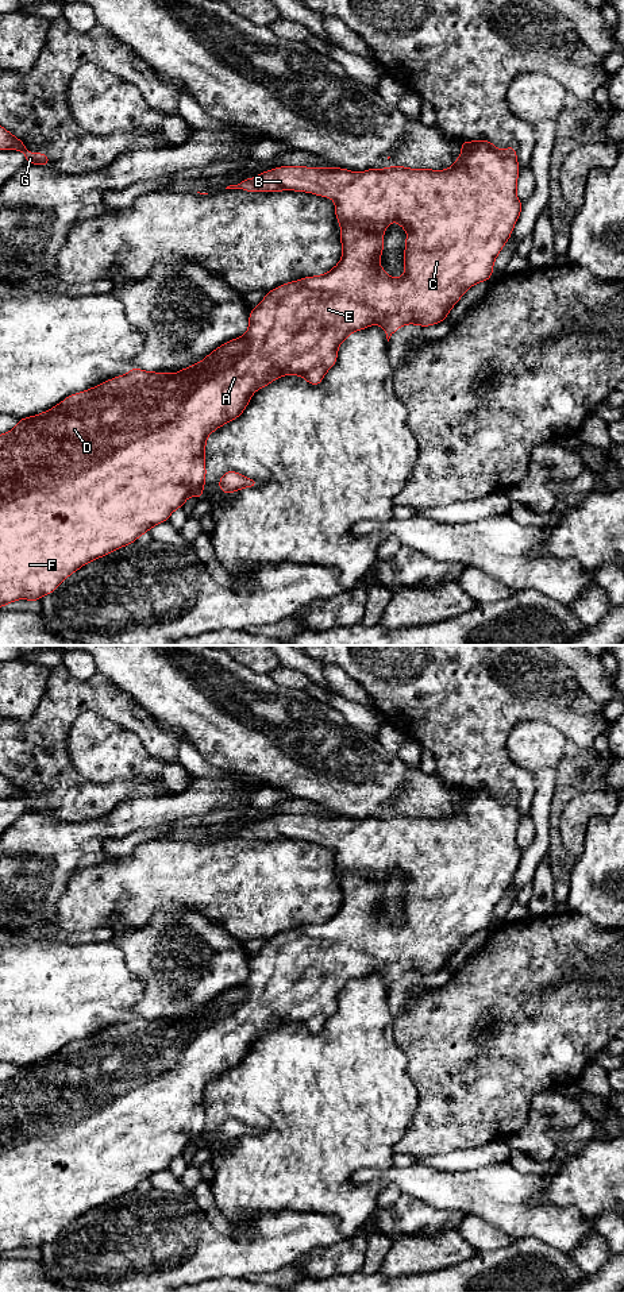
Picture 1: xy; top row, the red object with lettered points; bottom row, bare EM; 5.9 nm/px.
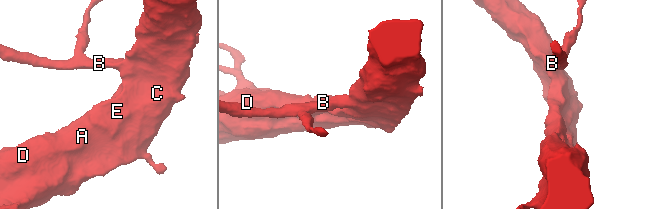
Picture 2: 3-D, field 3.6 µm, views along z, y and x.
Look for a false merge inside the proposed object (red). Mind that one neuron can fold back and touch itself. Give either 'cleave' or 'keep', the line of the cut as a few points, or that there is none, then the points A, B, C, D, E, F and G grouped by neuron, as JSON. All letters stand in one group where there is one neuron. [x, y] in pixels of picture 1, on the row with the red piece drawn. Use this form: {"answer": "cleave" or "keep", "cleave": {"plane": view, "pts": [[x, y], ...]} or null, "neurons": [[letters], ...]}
{"answer": "keep", "cleave": null, "neurons": [["A", "B", "C", "D", "E", "F", "G"]]}

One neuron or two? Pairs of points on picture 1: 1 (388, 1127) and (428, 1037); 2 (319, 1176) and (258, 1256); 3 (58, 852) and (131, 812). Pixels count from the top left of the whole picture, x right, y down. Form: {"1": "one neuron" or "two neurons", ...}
{"1": "two neurons", "2": "two neurons", "3": "one neuron"}

